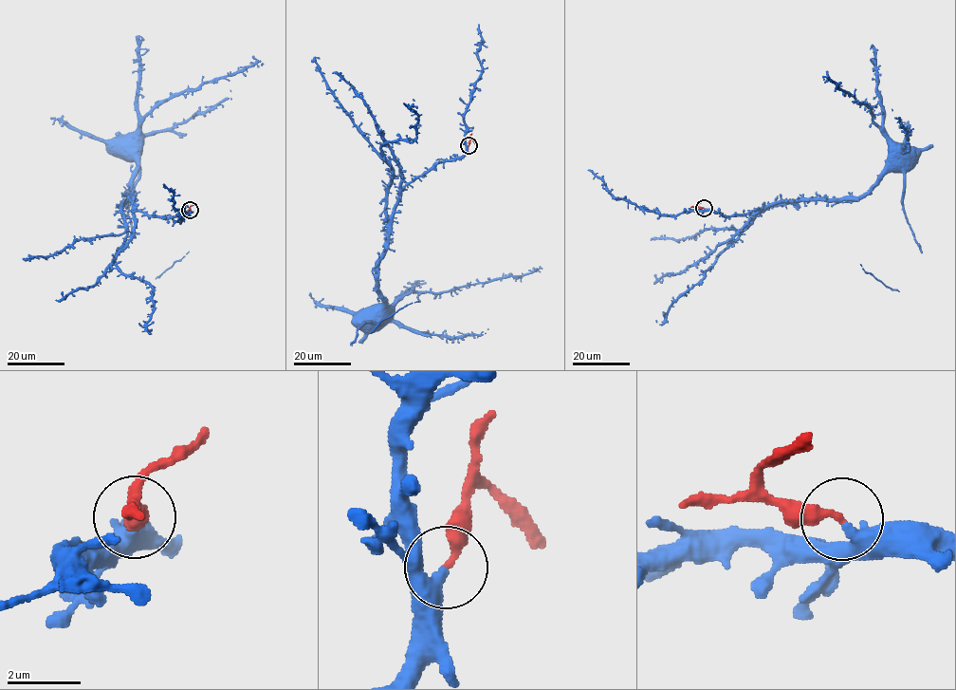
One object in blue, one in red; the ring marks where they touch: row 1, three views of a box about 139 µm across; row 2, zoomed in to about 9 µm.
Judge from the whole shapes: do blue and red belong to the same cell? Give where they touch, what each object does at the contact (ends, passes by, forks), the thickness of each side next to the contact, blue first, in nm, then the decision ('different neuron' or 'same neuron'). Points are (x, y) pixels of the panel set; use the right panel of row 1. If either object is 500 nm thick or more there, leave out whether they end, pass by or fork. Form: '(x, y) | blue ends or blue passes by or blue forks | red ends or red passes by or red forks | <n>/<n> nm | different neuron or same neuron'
(704, 208) | blue ends | red ends | 400/280 nm | different neuron

